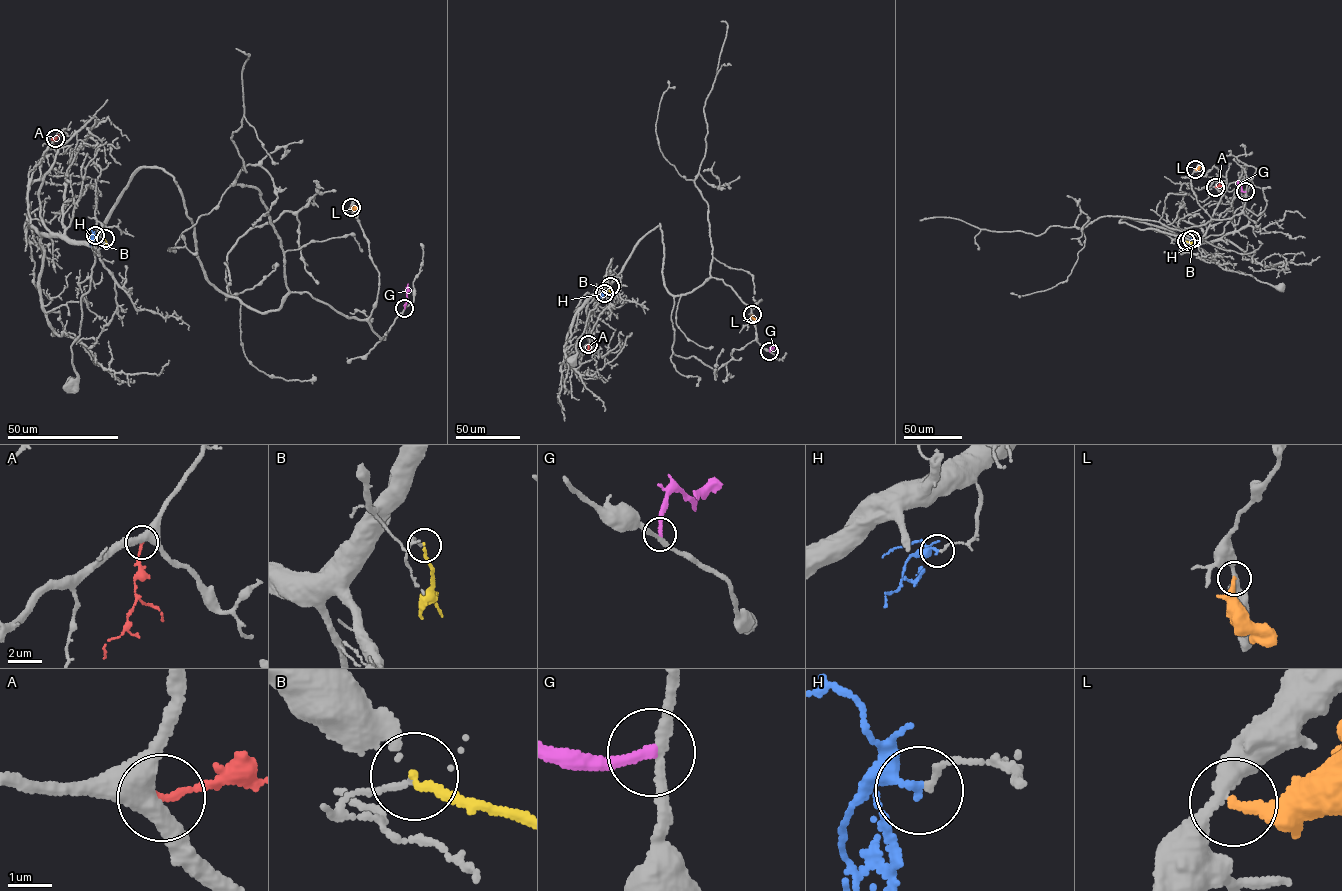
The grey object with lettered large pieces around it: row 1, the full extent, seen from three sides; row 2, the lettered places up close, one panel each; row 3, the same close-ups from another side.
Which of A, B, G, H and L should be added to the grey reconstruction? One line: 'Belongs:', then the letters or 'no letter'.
Belongs: H

